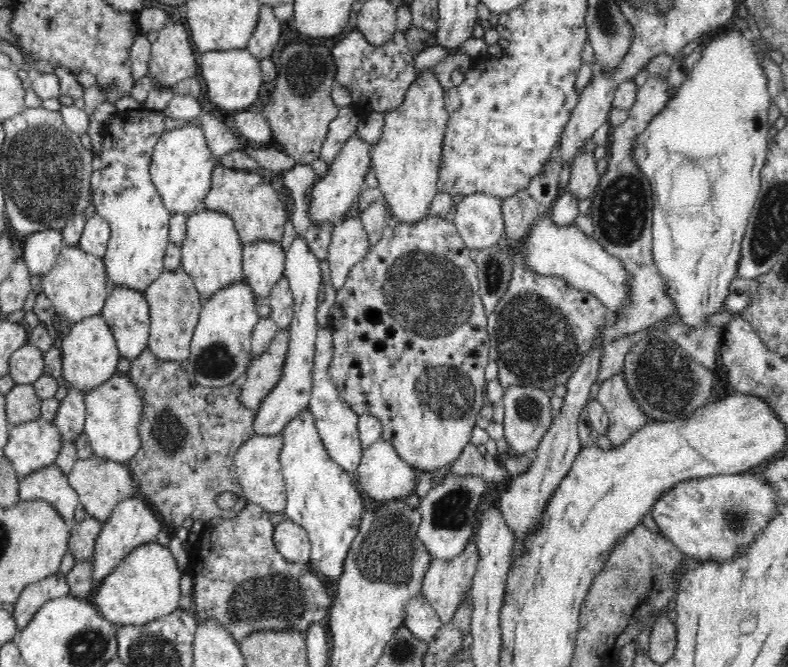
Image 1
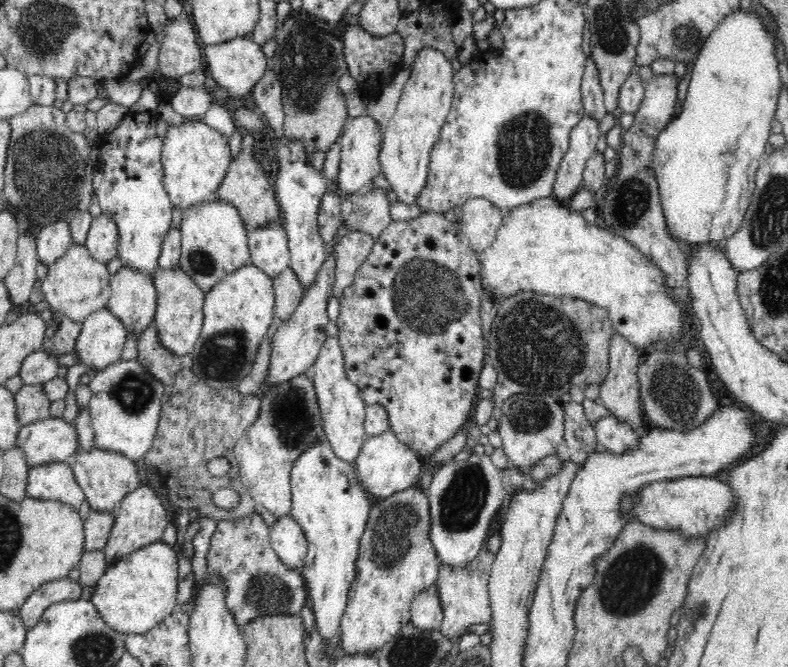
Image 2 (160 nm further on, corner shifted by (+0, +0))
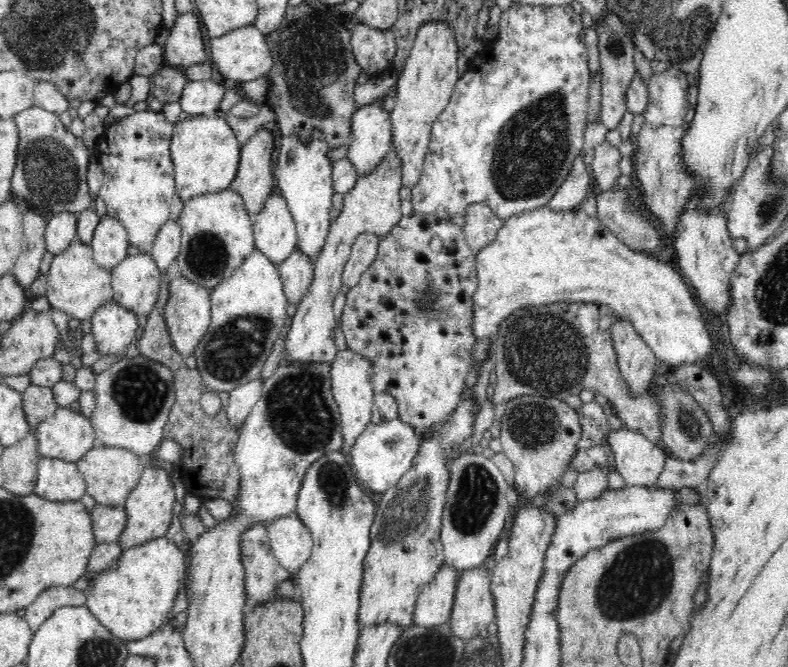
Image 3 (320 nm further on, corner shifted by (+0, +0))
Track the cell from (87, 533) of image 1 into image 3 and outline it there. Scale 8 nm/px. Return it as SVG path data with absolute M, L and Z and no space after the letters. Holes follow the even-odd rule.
M97 503L91 514L92 530L97 543L117 542L126 526L124 507L109 507Z

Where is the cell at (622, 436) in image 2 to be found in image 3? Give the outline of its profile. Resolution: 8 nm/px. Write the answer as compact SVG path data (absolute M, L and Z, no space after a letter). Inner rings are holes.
M628 428L610 430L605 442L612 449L617 471L623 476L626 486L653 486L669 455L663 446L650 442L643 434Z

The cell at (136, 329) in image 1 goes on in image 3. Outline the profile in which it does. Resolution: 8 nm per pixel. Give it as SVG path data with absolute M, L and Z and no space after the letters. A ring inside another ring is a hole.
M151 254L128 255L111 271L112 300L137 316L148 316L158 302L161 278Z

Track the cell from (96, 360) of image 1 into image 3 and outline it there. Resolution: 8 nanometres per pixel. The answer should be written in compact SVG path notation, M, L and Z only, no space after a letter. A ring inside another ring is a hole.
M113 300L100 306L90 320L100 357L124 353L136 337L138 316Z

